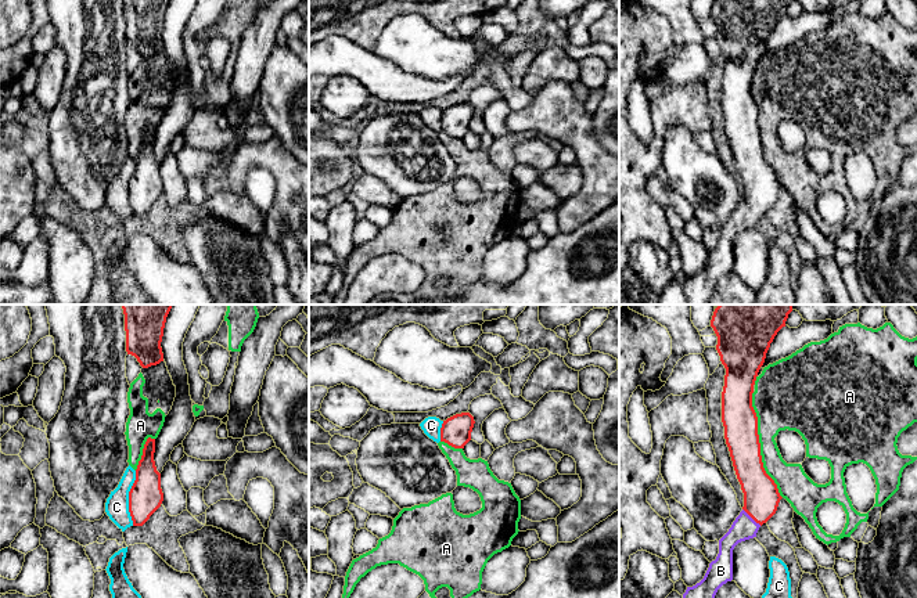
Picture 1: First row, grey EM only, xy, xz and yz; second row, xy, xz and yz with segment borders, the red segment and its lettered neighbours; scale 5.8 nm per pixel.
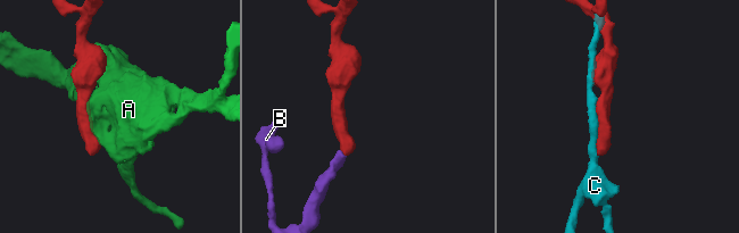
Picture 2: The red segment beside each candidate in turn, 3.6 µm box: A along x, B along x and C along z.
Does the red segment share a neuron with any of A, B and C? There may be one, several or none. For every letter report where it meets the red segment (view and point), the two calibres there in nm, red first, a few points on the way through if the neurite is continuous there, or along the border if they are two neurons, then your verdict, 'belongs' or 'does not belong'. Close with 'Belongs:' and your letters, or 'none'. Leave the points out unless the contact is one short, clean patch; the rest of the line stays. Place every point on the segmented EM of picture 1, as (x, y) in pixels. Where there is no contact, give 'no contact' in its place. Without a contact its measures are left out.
A: yz (759, 445) | 200/260 nm | does not belong
B: yz (752, 518) | 200/140 nm | across yz (761, 494), (761, 504), (752, 518), (744, 528) | belongs
C: xy (129, 499) | 200/140 nm | does not belong
Belongs: B

